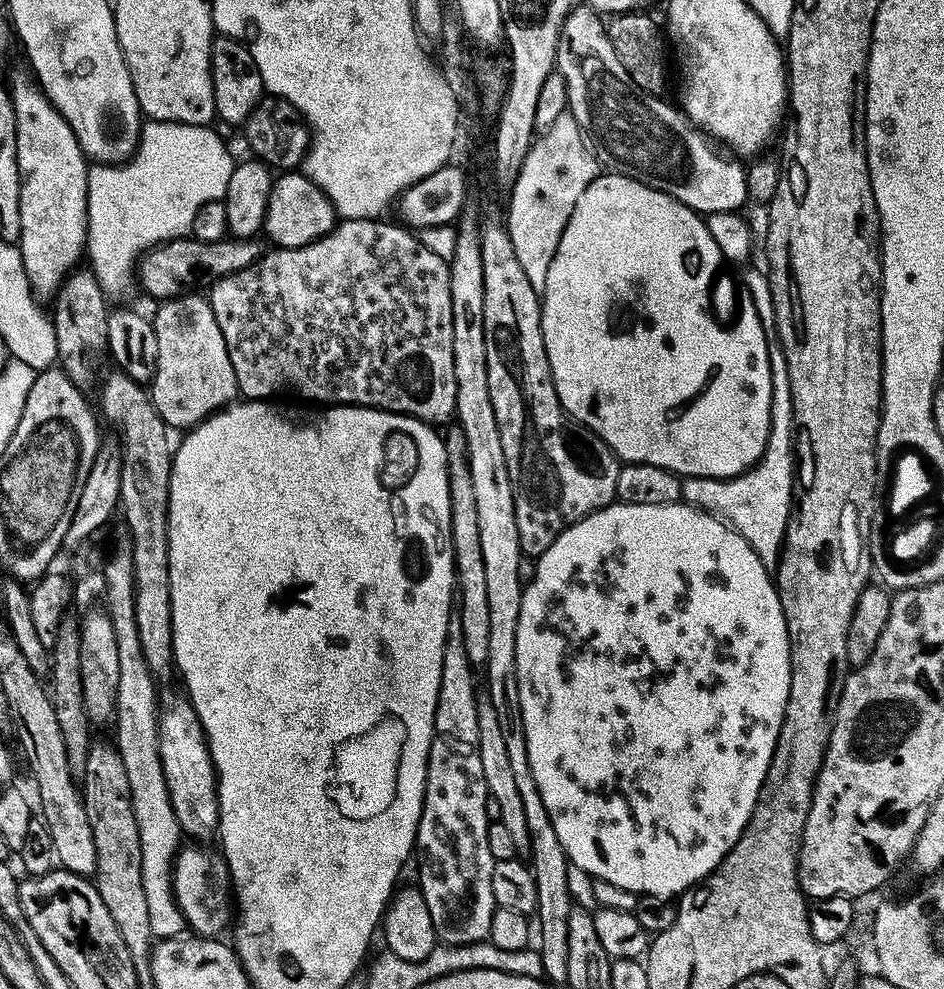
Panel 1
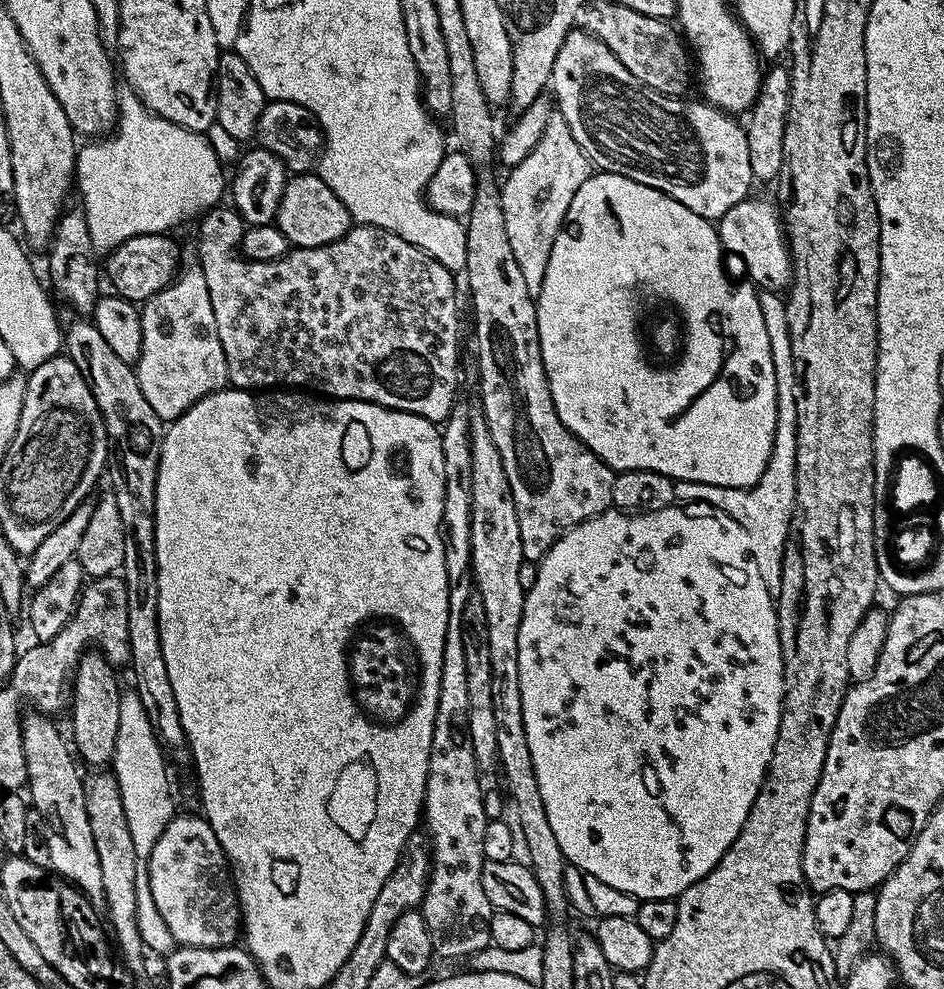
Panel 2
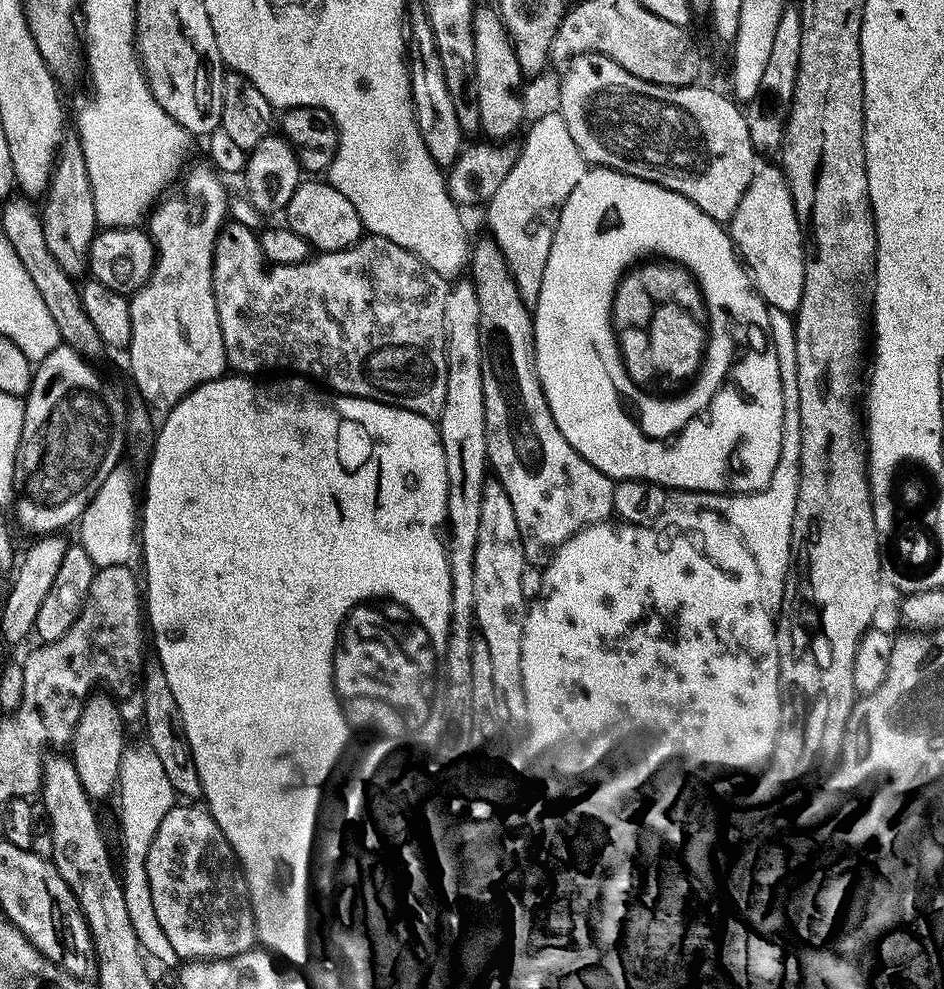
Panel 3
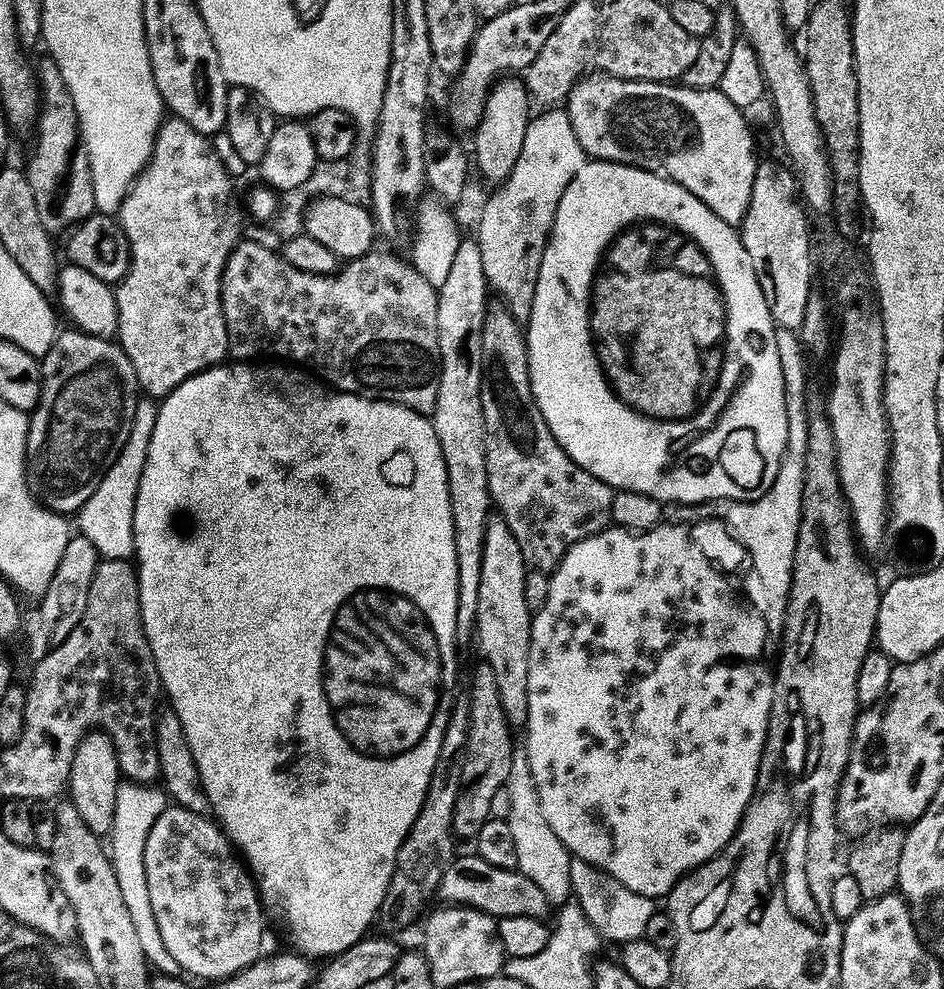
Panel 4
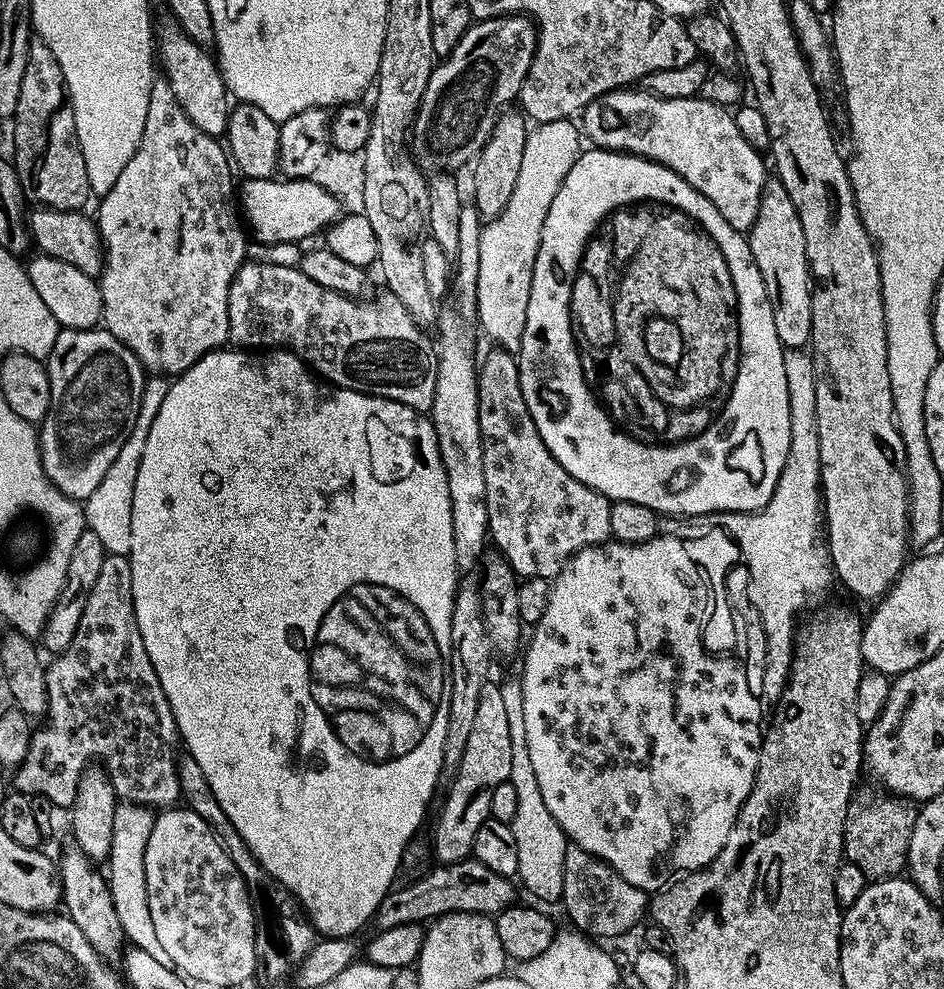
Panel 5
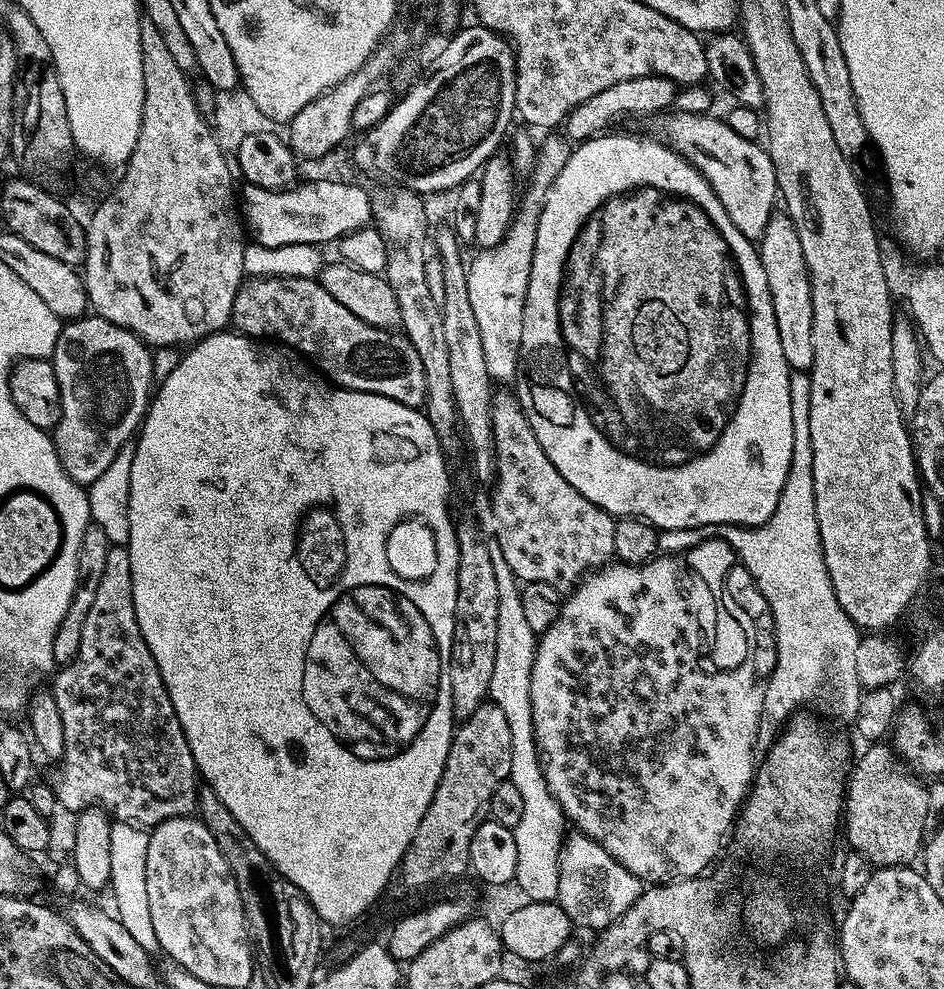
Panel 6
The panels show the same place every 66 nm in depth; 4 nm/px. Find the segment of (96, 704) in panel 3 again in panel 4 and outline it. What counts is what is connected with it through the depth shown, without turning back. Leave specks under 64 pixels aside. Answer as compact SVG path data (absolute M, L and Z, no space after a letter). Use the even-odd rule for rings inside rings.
M94 730L79 744L78 754L69 780L71 803L82 816L92 833L101 838L111 835L114 824L114 811L117 809L118 790L122 783L120 759L113 740L107 733Z

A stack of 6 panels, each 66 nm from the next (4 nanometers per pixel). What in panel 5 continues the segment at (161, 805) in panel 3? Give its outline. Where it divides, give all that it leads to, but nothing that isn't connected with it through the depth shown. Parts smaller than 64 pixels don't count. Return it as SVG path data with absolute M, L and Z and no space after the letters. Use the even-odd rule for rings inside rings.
M121 803L115 815L113 850L109 859L106 861L106 879L108 889L112 892L114 908L118 910L118 920L122 922L122 928L127 943L134 948L146 950L150 958L157 962L168 964L166 950L162 950L162 942L154 930L154 917L150 915L150 894L146 886L146 846L150 846L150 834L154 834L154 822L157 813L150 808L144 808L140 804Z

